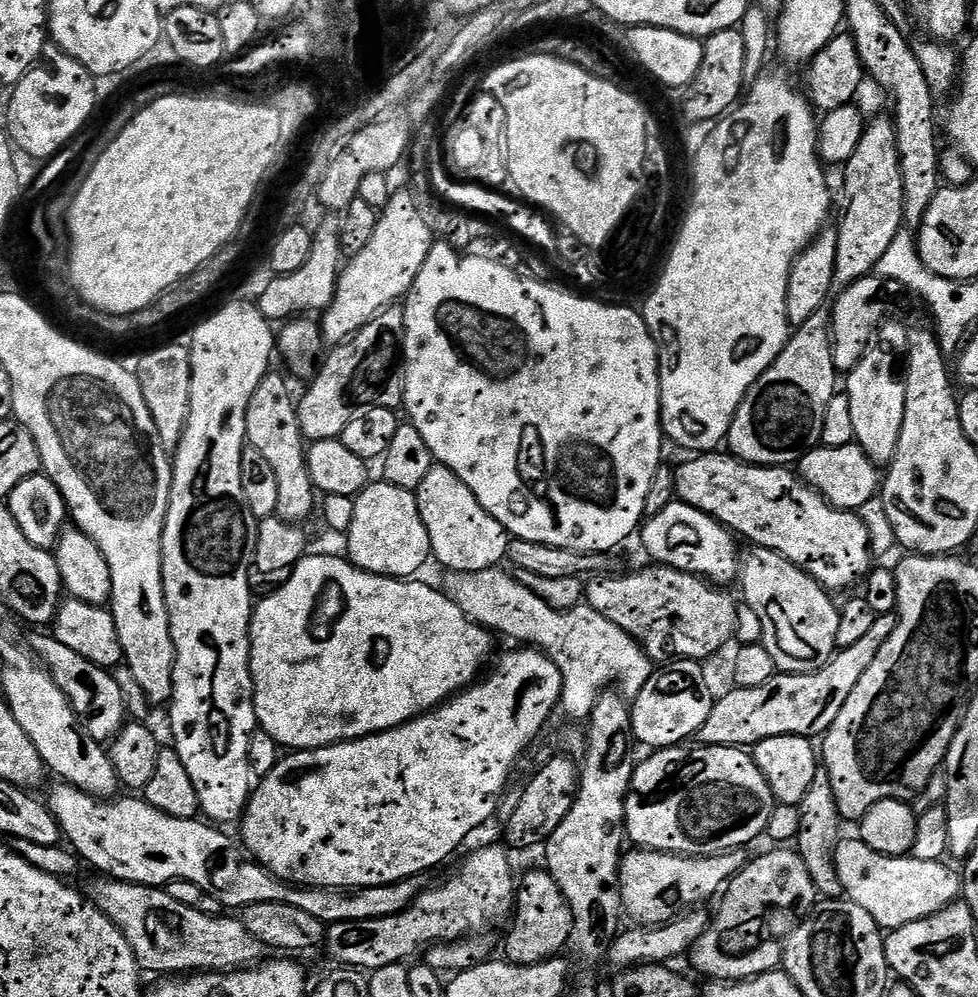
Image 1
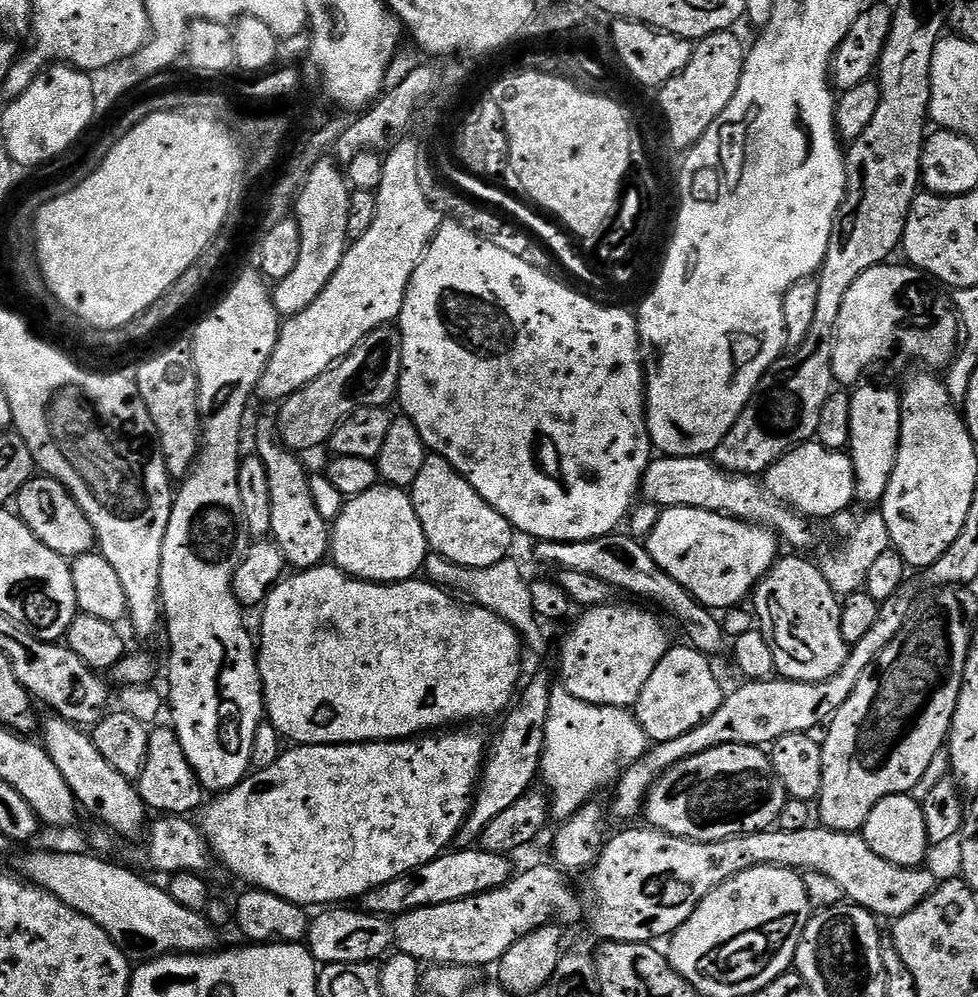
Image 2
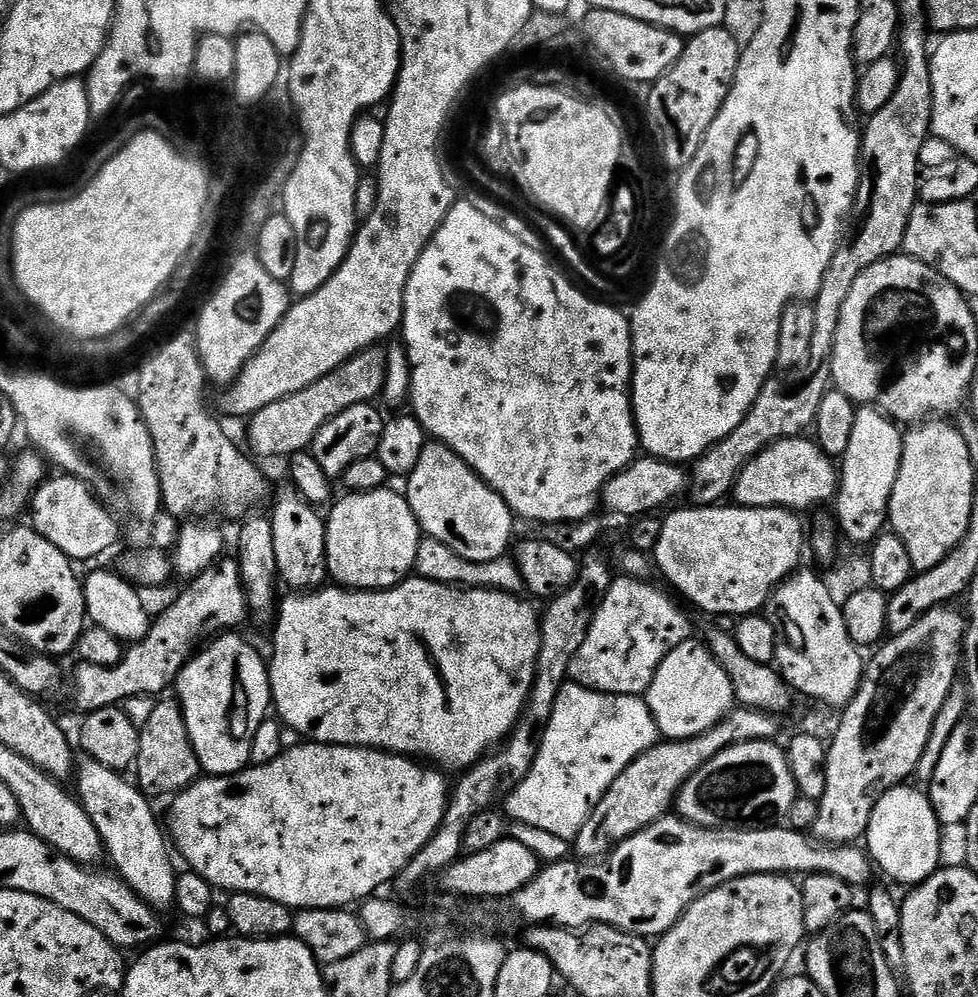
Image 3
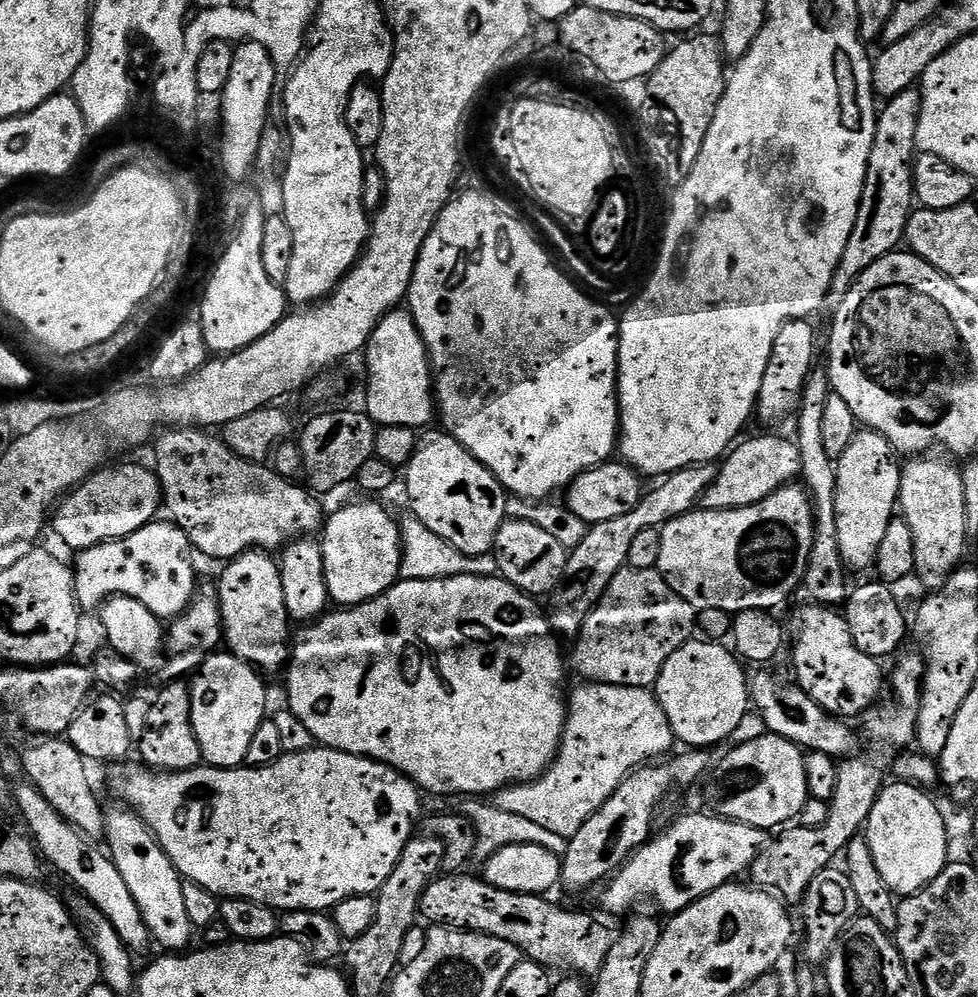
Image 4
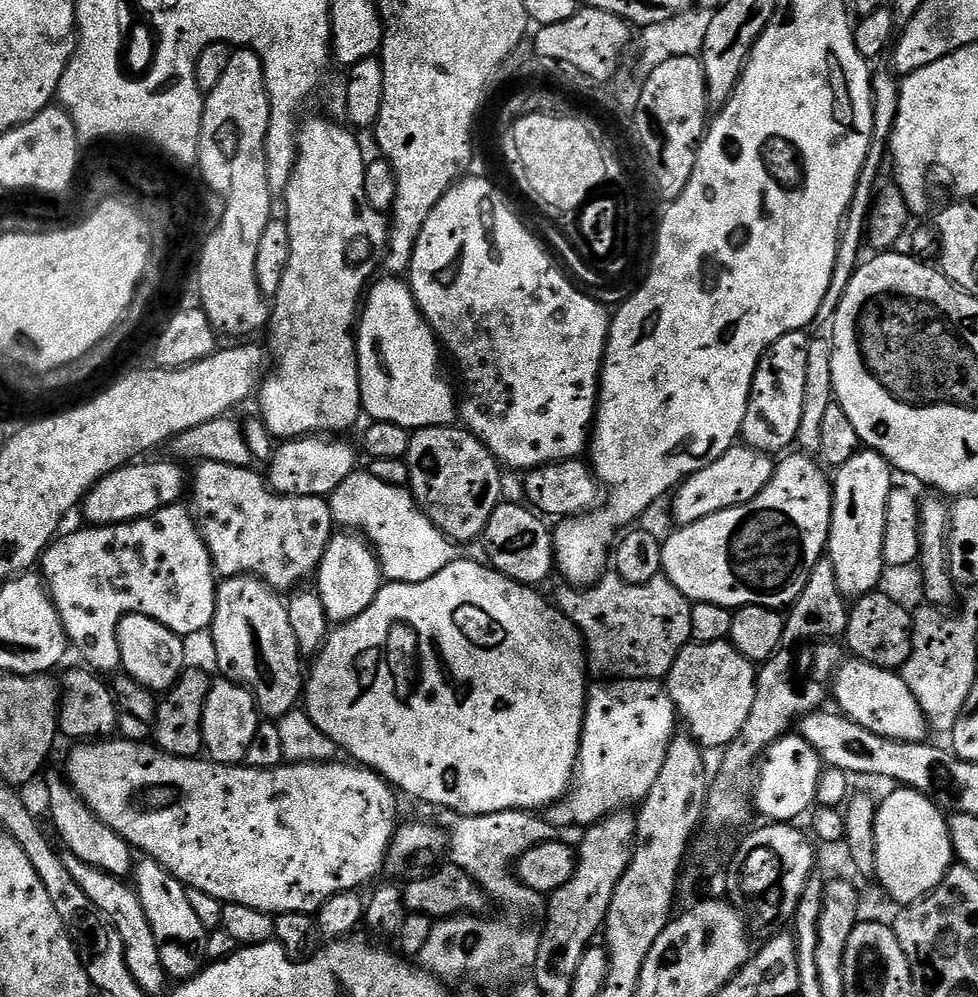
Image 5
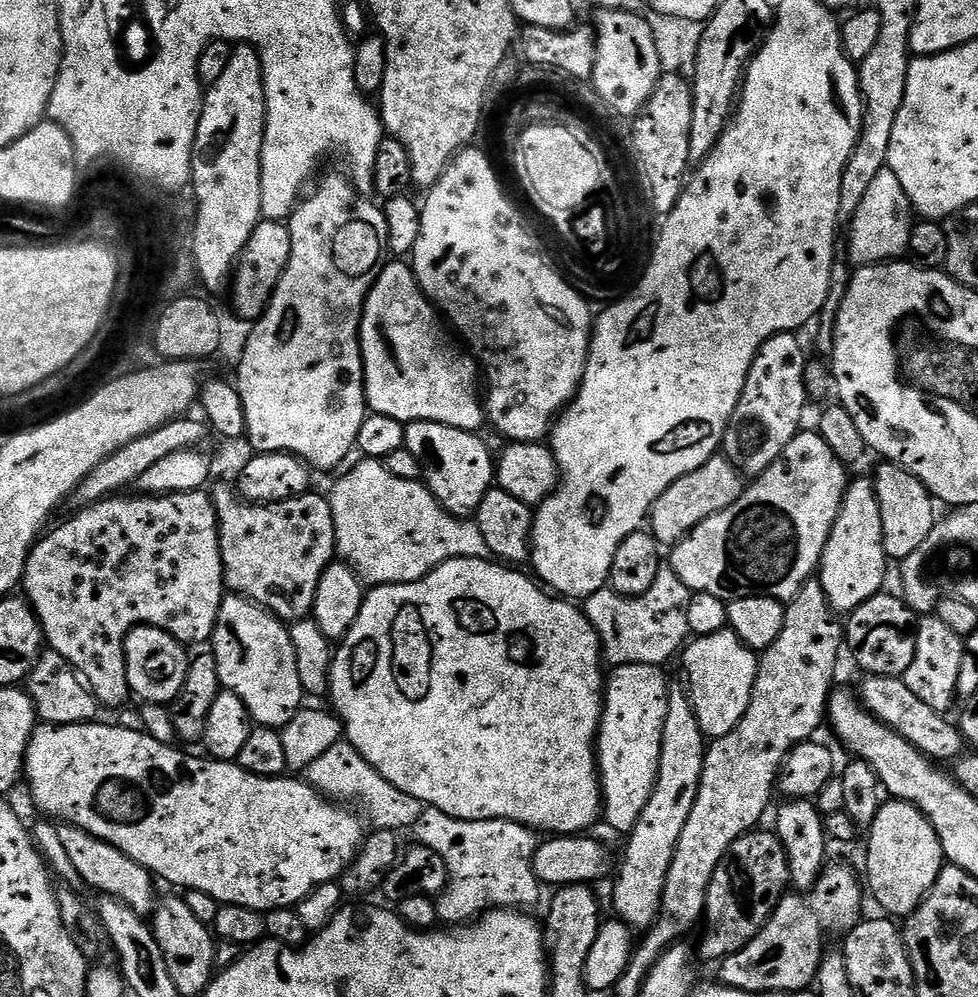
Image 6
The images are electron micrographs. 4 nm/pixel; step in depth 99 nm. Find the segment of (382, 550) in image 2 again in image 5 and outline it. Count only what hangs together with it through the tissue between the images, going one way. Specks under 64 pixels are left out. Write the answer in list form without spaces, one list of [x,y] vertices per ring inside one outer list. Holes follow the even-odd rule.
[[[337,531],[326,546],[326,554],[322,554],[322,562],[314,577],[314,591],[322,598],[322,606],[329,621],[339,626],[358,618],[358,614],[362,614],[362,610],[366,610],[366,606],[374,602],[381,587],[380,560],[376,557],[372,545],[355,531]]]

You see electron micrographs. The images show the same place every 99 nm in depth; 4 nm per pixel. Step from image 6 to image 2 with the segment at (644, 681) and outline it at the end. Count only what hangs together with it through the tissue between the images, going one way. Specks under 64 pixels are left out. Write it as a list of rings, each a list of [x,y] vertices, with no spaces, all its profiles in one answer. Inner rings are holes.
[[[562,686],[553,687],[550,694],[550,714],[546,718],[546,742],[544,757],[540,763],[542,784],[550,797],[550,812],[557,821],[570,819],[579,808],[593,799],[592,796],[603,784],[611,785],[617,779],[622,766],[641,760],[648,751],[650,741],[646,730],[638,722],[635,711],[614,706],[598,706],[590,702],[582,702],[582,698],[574,698]]]

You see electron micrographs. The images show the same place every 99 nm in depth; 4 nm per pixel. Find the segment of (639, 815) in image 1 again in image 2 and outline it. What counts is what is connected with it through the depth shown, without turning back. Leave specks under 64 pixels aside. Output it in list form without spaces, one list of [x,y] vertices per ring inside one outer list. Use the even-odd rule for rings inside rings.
[[[723,744],[694,758],[686,758],[675,764],[669,772],[662,773],[656,779],[656,785],[648,792],[643,815],[648,816],[647,823],[657,832],[694,842],[718,842],[731,836],[769,831],[789,799],[788,791],[774,770],[772,757],[763,747],[755,744]]]

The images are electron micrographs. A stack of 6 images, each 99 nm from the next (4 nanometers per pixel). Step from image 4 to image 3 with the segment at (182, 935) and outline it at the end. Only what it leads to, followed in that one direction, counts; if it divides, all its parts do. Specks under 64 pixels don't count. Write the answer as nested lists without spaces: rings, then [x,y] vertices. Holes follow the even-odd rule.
[[[84,758],[81,761],[74,776],[75,791],[102,838],[107,859],[112,859],[111,867],[149,906],[157,910],[171,909],[176,902],[178,872],[172,869],[172,860],[168,857],[170,844],[161,821],[160,824],[156,821],[153,801],[131,779],[128,781],[127,775],[102,766],[97,760]]]

